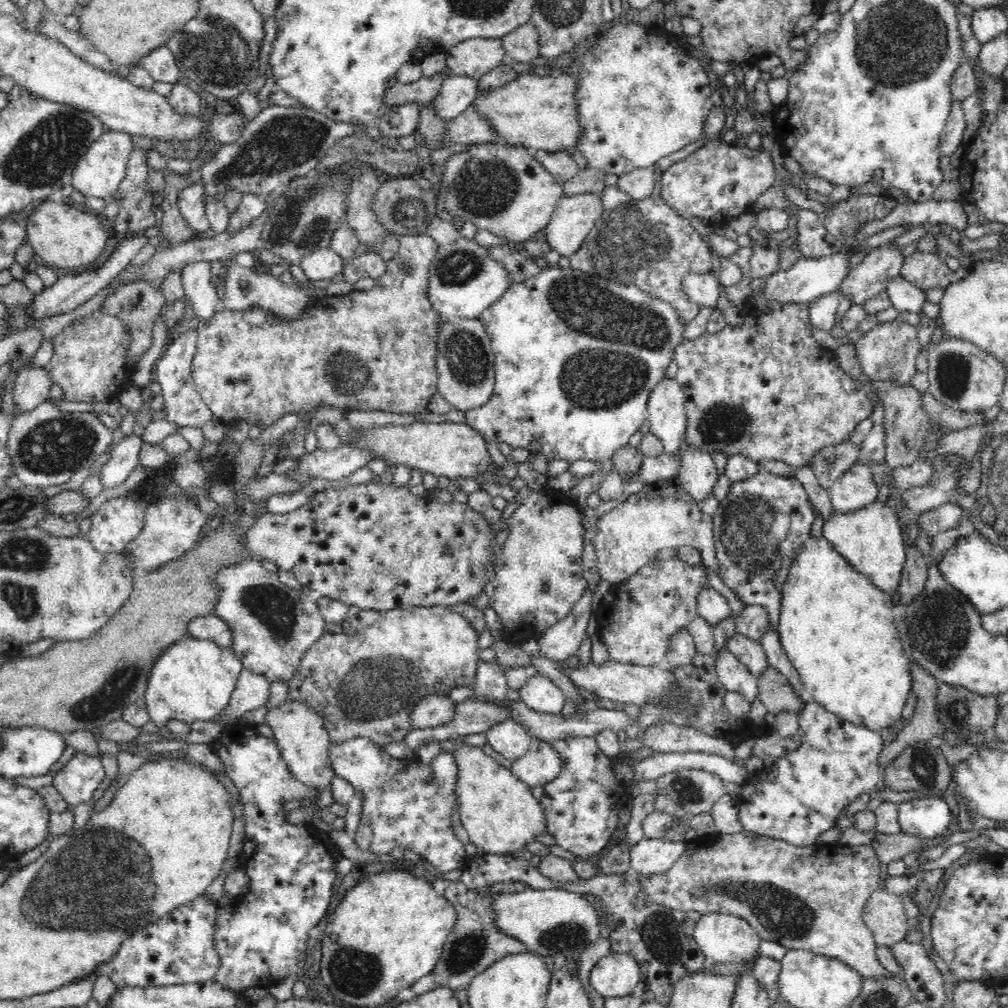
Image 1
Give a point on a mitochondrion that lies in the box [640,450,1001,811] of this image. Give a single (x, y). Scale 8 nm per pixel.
(754, 531)

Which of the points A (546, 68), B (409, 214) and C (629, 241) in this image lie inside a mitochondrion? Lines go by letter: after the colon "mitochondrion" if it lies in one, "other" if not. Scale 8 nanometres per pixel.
A: other
B: mitochondrion
C: mitochondrion

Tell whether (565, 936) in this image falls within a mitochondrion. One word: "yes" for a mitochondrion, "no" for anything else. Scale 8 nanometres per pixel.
yes

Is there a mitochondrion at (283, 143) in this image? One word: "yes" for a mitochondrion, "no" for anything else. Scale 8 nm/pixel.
yes

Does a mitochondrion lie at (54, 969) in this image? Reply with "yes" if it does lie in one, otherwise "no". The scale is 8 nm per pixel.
no

